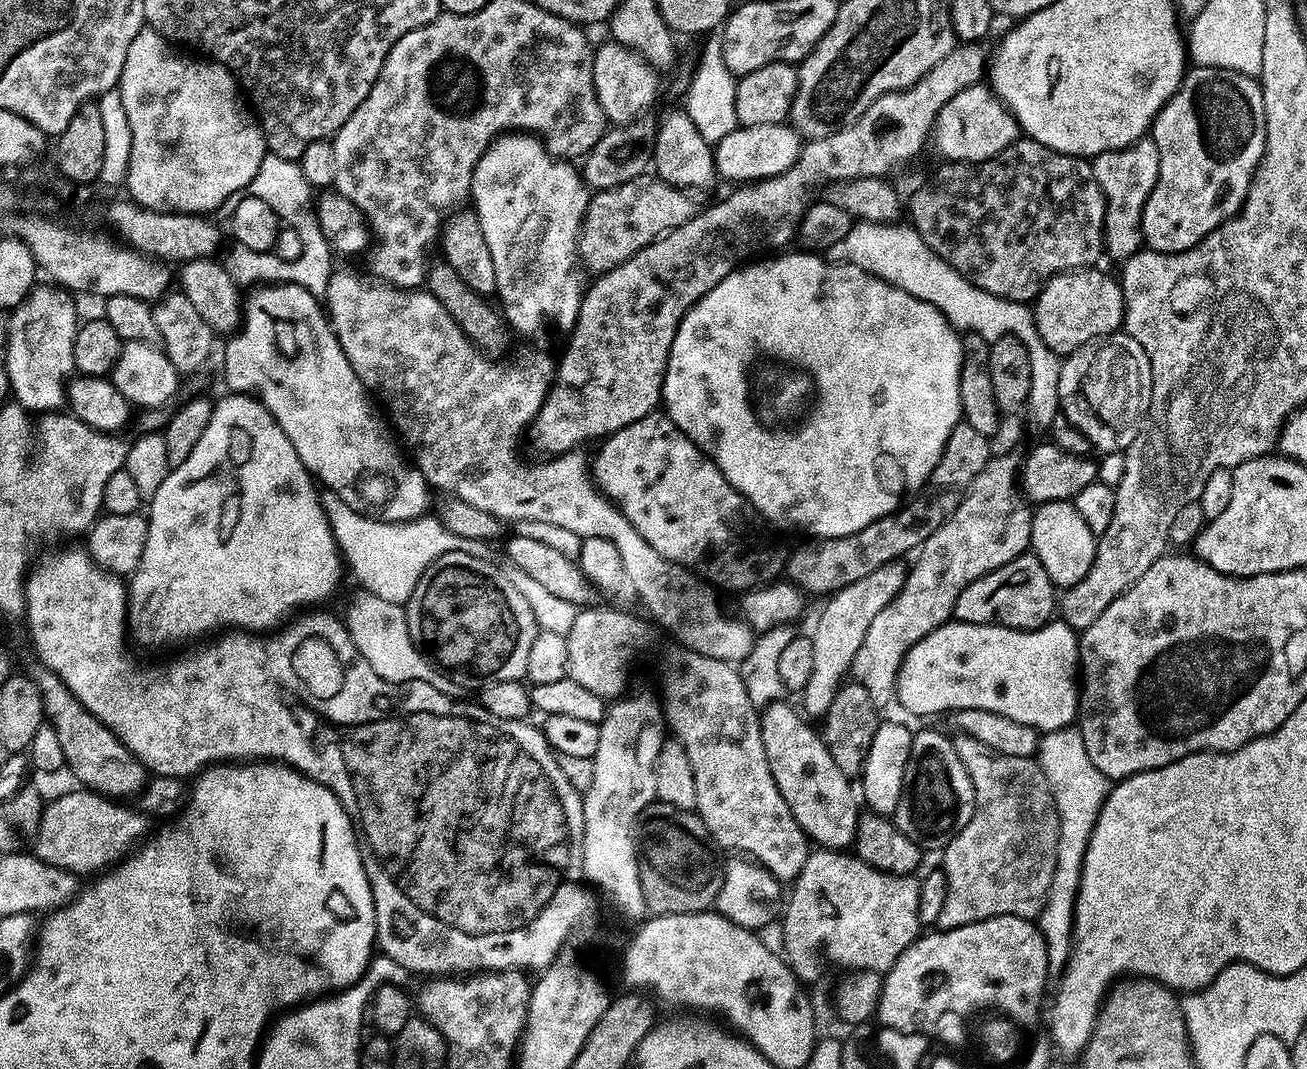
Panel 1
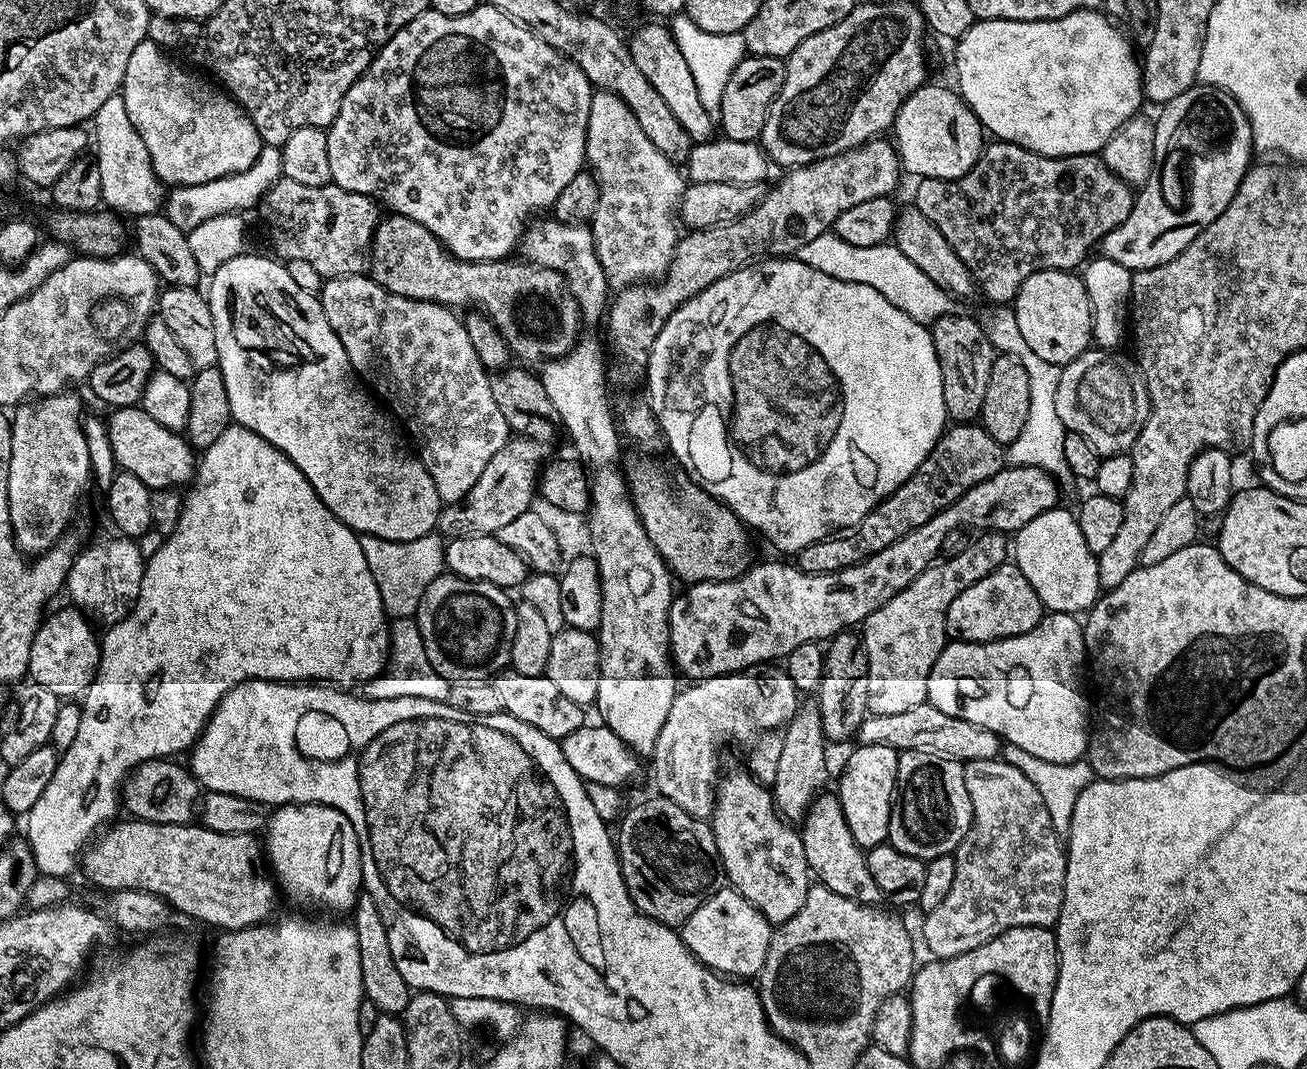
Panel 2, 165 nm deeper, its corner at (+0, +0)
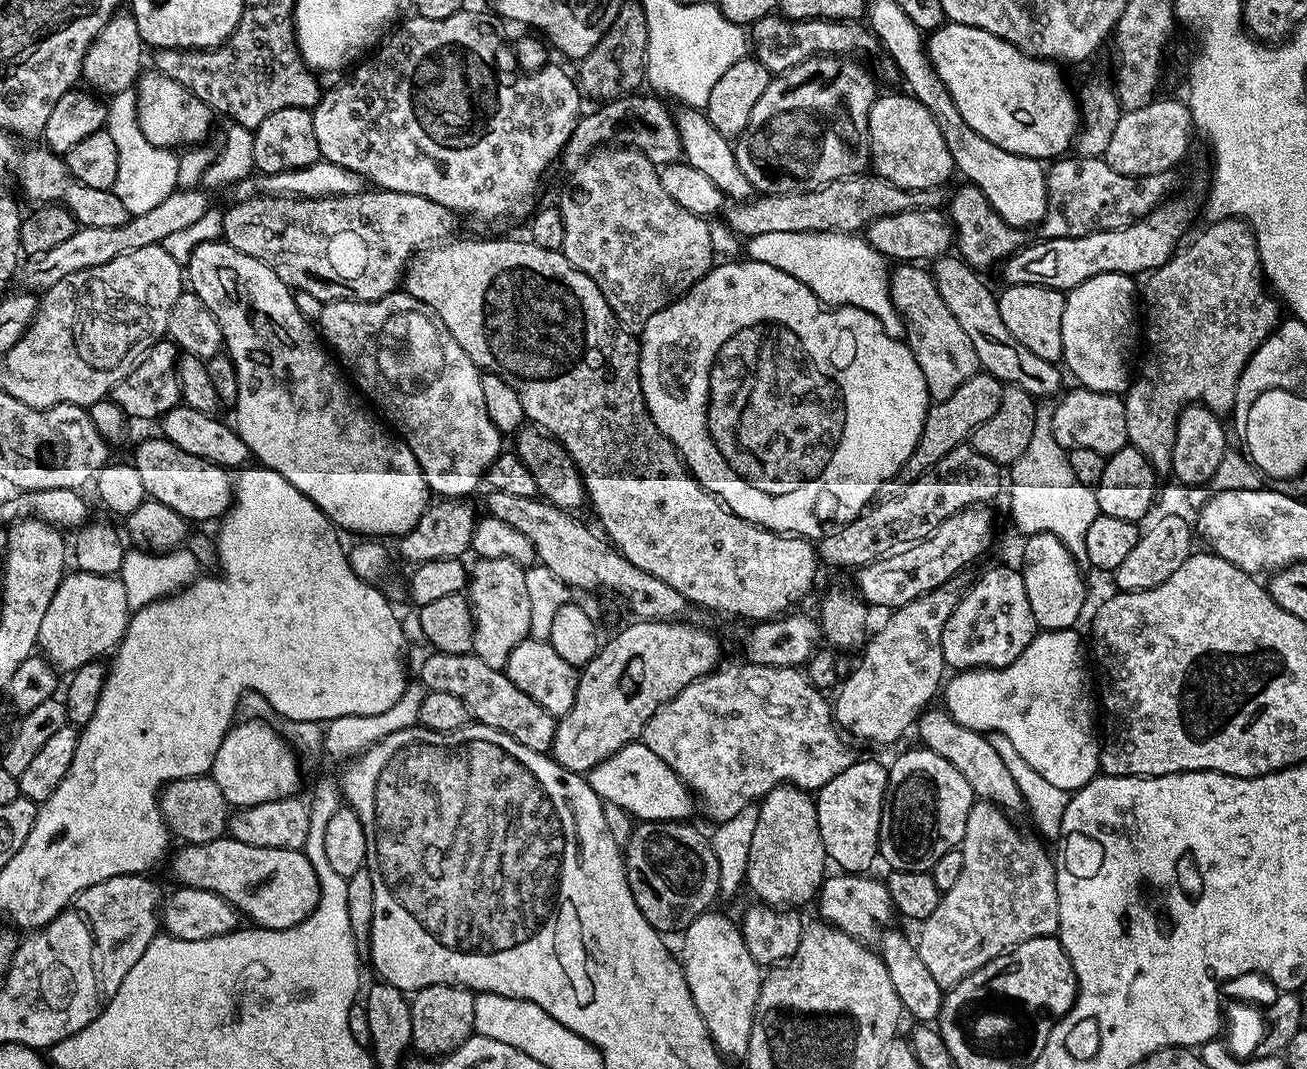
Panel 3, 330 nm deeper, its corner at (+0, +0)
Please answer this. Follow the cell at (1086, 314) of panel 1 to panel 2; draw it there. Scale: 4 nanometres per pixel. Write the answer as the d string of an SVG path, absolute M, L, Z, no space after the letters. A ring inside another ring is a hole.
M1042 270L1030 274L1014 301L1018 330L1030 350L1045 362L1066 365L1087 352L1092 339L1092 311L1083 279L1075 271Z

